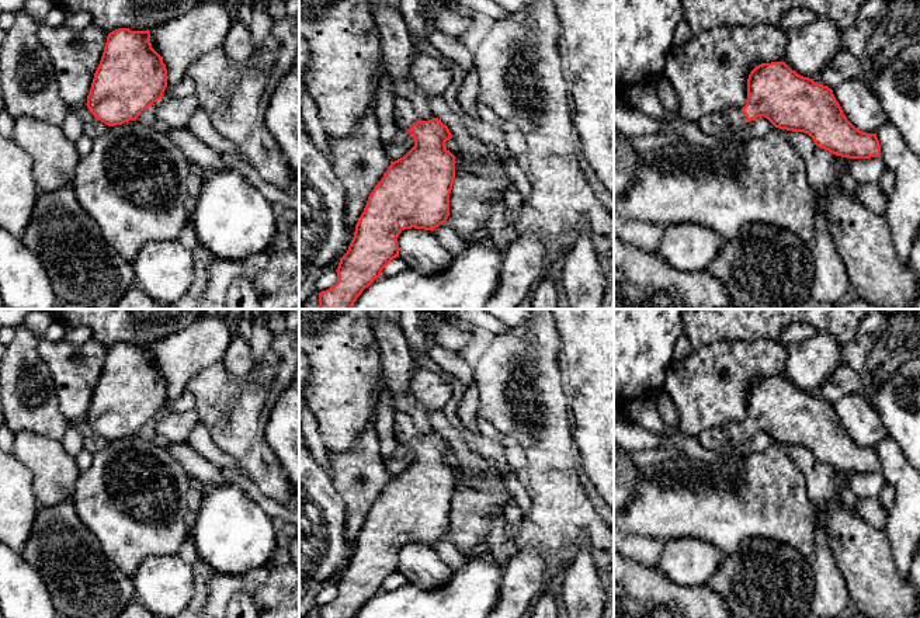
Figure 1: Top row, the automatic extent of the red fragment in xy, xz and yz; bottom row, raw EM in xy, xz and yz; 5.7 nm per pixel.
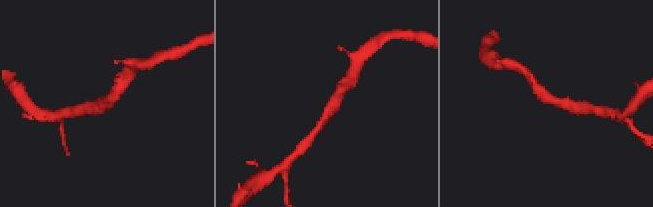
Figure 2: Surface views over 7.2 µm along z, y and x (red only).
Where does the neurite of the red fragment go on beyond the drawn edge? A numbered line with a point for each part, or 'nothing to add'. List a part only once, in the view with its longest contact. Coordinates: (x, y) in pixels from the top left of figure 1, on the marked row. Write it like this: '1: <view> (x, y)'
1: yz (735, 118)

